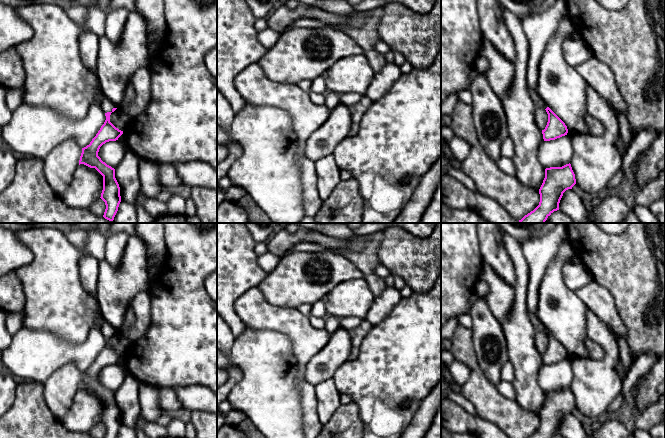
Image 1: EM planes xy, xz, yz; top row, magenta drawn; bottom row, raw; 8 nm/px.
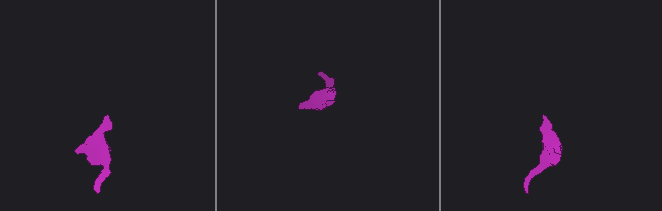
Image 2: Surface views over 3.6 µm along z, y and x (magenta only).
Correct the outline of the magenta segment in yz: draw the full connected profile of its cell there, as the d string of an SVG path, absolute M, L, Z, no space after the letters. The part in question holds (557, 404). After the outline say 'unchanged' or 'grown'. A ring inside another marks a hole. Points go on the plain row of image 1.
M571 388L545 393L545 402L539 413L539 429L528 438L551 438L559 434L563 417L576 408Z | unchanged

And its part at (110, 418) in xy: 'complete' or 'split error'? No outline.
split error

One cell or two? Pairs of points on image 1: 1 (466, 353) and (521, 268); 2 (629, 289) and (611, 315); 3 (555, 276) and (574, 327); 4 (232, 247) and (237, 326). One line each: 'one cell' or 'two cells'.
1: two cells
2: two cells
3: one cell
4: one cell

